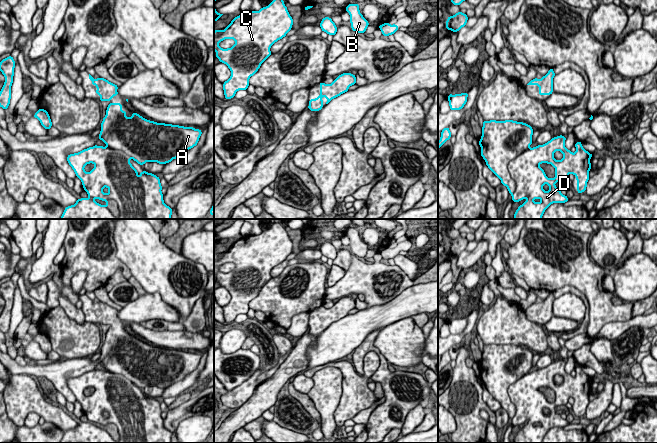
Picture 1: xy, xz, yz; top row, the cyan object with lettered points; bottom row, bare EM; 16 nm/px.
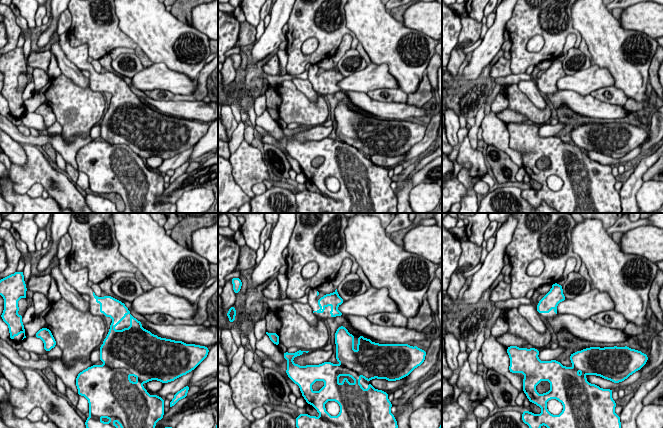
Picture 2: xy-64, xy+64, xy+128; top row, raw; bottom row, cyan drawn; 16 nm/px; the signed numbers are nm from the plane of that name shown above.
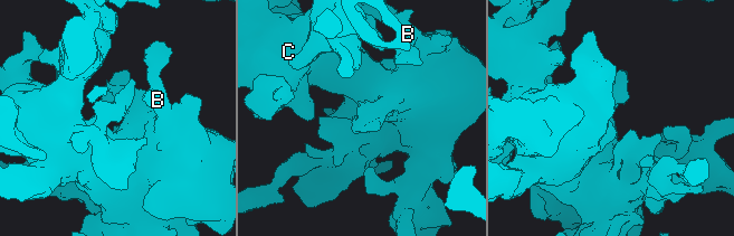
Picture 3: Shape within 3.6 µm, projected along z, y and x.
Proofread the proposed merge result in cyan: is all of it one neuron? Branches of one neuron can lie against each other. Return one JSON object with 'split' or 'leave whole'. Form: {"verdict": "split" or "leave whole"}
{"verdict": "leave whole"}

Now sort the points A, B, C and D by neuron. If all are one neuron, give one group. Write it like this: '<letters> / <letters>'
A B C D

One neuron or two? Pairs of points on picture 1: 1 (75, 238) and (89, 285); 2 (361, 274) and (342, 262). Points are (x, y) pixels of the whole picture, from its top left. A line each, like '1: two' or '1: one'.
1: one
2: two

